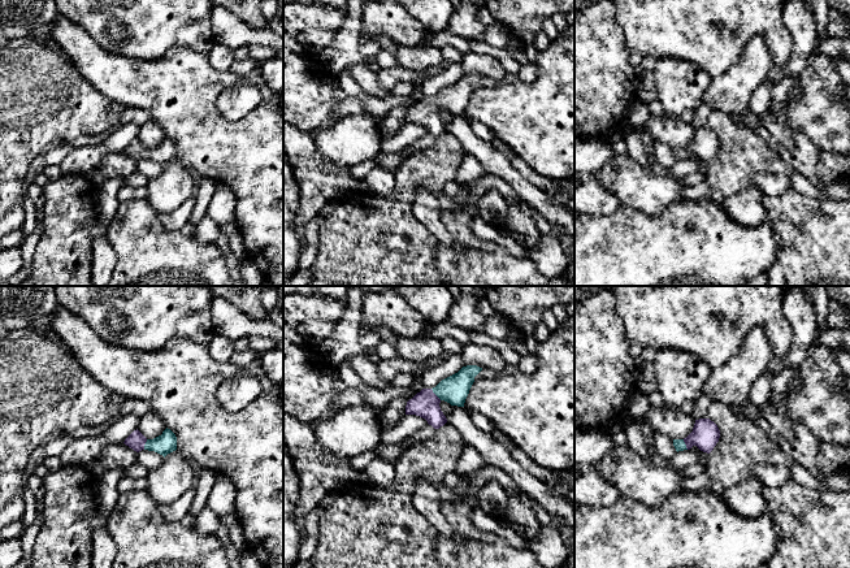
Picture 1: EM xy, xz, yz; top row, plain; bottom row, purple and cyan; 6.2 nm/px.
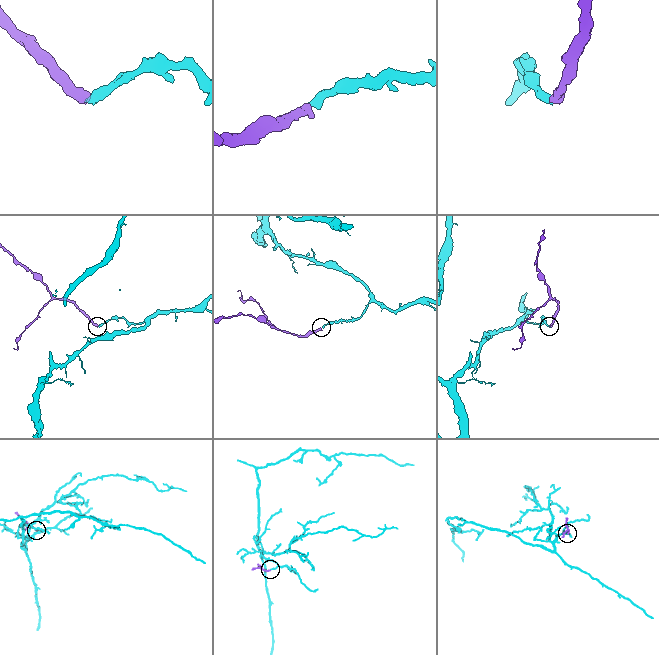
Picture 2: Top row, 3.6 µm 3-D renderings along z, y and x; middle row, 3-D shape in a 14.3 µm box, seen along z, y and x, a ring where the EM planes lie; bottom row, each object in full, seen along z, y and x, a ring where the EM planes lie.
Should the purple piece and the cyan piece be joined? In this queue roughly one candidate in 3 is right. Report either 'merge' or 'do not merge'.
merge

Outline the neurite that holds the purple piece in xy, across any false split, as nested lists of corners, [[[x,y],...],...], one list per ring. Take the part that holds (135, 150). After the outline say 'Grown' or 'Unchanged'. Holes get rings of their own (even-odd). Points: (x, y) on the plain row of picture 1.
[[[138,138],[123,151],[126,155],[139,161],[142,159],[155,160],[164,166],[177,159],[177,146],[170,138],[165,138],[161,144],[147,148]]]. Grown

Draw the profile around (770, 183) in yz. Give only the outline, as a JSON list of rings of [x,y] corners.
[[[755,174],[751,178],[751,185],[756,186],[766,195],[782,195],[792,188],[790,177],[784,174]]]

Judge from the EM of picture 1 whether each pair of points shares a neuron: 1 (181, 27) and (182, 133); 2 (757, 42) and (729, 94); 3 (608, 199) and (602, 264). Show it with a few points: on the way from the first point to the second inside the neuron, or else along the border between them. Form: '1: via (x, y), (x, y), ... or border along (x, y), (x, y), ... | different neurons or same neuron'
1: border along (207, 52), (172, 46), (154, 59) | different neurons
2: via (757, 55), (753, 68), (740, 81) | same neuron
3: border along (620, 204), (610, 213), (588, 215) | different neurons

